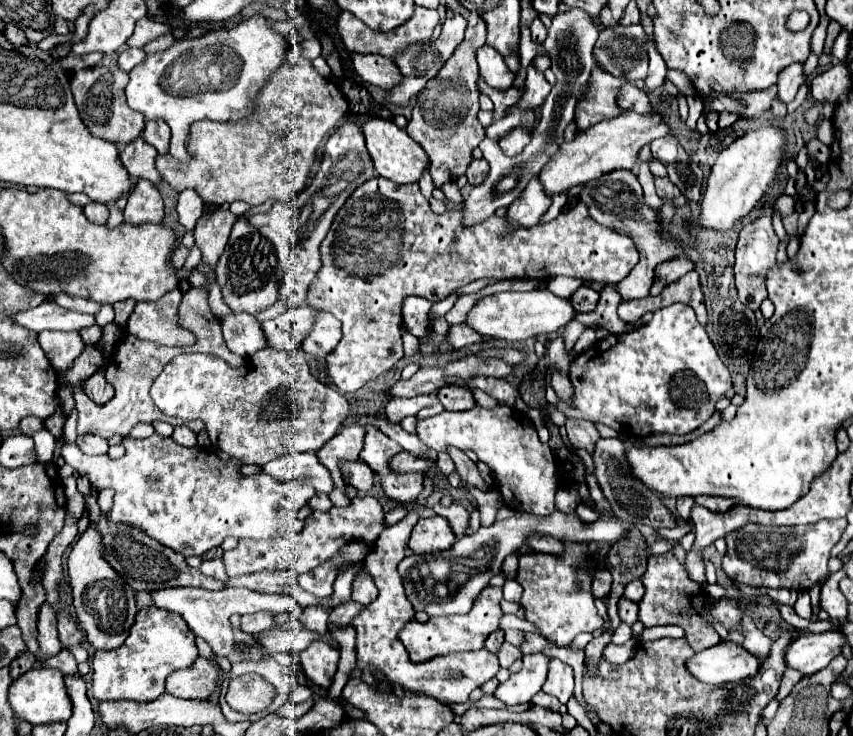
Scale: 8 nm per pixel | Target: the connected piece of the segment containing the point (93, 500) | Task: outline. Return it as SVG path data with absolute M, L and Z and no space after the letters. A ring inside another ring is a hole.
M92 485L92 493L86 499L86 507L89 510L90 519L93 523L97 523L100 516L100 508L97 503L97 488Z

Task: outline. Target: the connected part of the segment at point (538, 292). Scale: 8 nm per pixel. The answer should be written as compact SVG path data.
M548 287L546 289L532 289L526 293L498 293L482 299L478 305L472 307L472 311L466 317L466 325L470 325L480 335L490 335L494 339L504 341L524 341L530 337L550 335L560 331L564 325L568 325L576 317L576 309L568 299L556 297Z

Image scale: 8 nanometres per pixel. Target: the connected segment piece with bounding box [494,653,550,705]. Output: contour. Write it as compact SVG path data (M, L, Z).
M544 653L527 654L522 657L522 669L510 675L508 681L500 683L496 697L506 705L528 703L544 685L548 675L548 655Z

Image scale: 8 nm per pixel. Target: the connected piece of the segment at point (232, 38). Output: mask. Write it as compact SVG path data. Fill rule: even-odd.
M254 15L246 23L240 23L232 29L210 31L196 39L178 39L172 47L158 53L148 53L146 59L130 71L130 83L126 87L128 105L134 111L140 111L146 119L164 119L172 129L170 155L178 161L190 161L190 153L186 151L186 135L190 125L200 119L210 121L234 121L244 115L250 115L252 99L266 83L268 75L282 65L286 57L288 41L270 29L268 21L262 15Z

